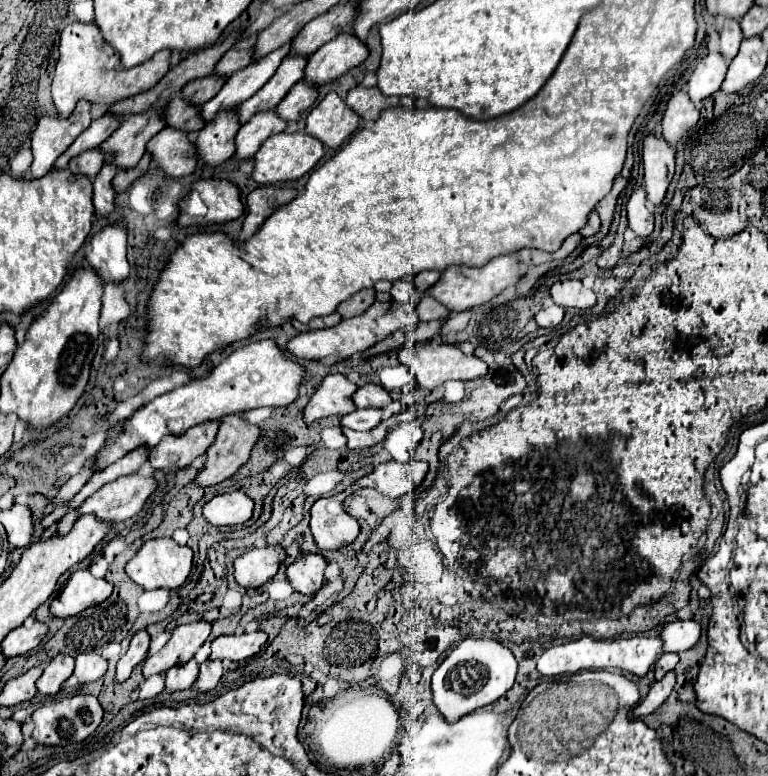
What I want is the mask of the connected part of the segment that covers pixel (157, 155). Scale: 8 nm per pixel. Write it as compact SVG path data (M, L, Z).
M165 127L147 143L147 153L169 179L185 177L195 171L195 145L183 131Z

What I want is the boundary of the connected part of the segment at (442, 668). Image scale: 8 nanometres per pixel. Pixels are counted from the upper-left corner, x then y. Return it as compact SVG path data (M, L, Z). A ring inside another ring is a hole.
M463 639L433 673L433 703L439 707L443 717L453 723L457 717L473 713L485 705L495 703L515 683L517 661L515 655L493 639Z

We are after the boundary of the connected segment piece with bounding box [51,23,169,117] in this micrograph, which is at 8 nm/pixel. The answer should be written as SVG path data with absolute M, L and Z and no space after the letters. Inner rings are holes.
M73 23L63 29L59 43L59 61L53 77L53 103L61 117L69 117L77 105L77 101L85 99L97 105L113 105L137 93L153 89L161 77L169 71L169 51L157 53L153 59L141 63L133 69L123 69L119 65L119 55L111 49L95 23Z

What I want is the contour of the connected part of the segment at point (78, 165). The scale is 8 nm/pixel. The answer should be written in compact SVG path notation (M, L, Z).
M95 149L95 151L81 153L79 157L71 159L69 169L71 169L71 173L75 173L75 175L85 175L85 177L89 177L89 179L95 179L97 173L101 171L103 163L105 163L105 157L101 157L101 153L97 153L97 149Z

